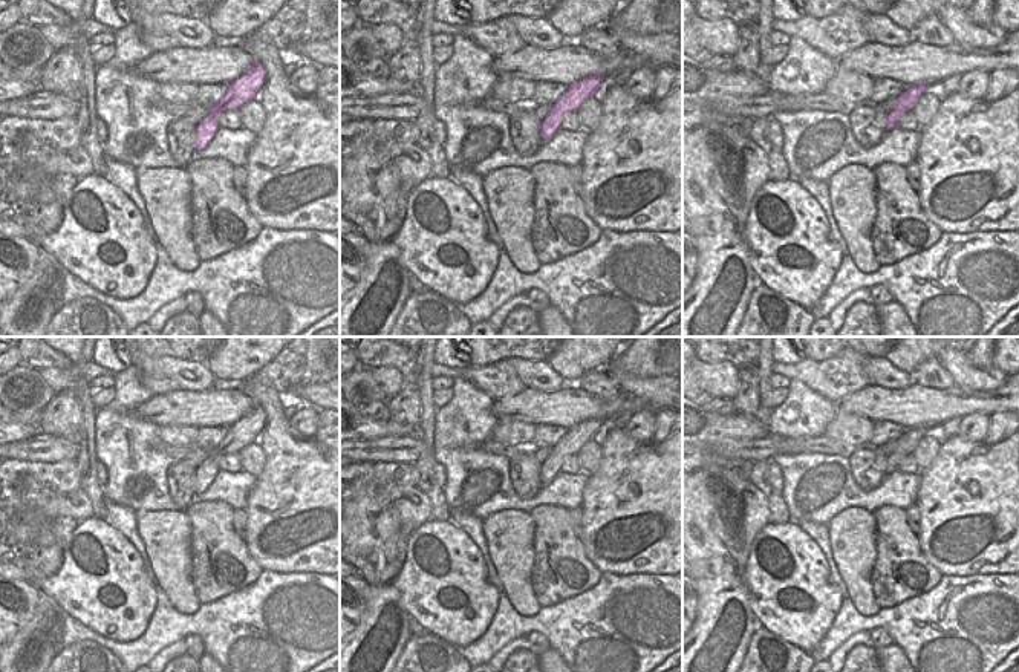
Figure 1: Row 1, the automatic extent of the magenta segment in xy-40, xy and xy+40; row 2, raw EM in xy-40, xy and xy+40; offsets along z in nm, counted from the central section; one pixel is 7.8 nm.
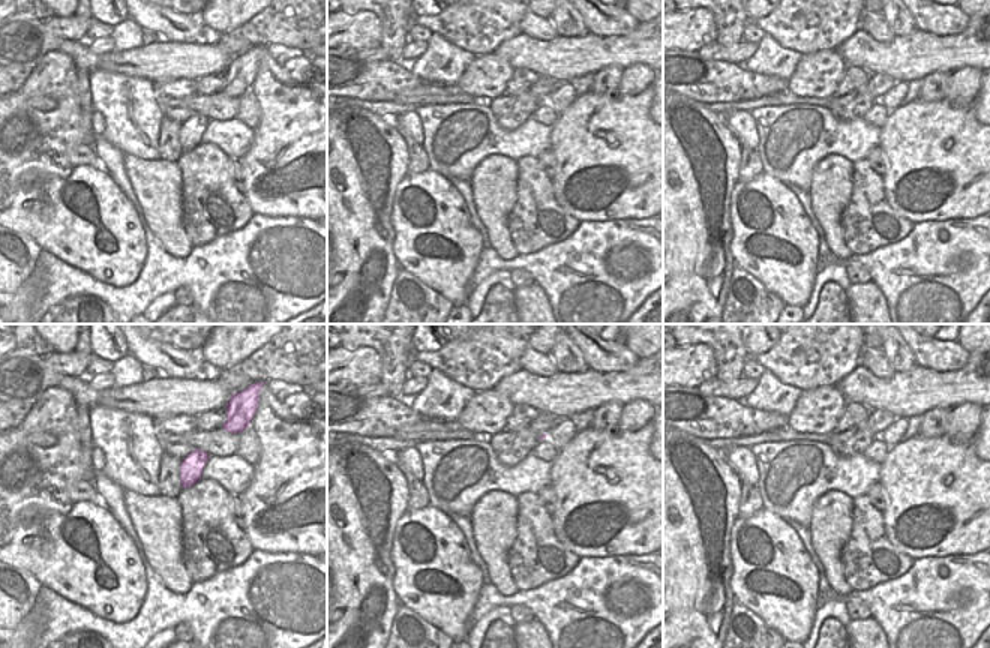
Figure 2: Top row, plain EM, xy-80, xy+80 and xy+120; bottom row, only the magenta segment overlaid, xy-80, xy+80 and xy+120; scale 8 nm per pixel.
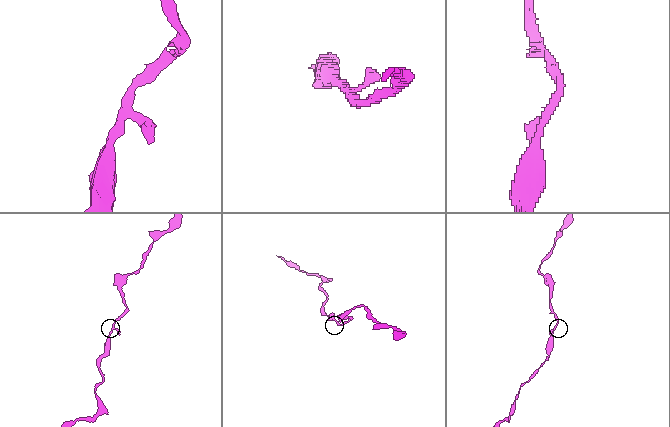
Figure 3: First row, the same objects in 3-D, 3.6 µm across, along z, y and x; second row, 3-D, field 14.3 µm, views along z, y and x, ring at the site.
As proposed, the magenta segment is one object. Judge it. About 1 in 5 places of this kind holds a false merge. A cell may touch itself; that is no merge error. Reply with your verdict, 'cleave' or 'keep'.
keep

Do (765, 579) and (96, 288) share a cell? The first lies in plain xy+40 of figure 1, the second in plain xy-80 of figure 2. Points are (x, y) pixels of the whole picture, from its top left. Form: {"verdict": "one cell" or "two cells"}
{"verdict": "two cells"}

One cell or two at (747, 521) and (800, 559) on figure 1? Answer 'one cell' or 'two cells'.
two cells

